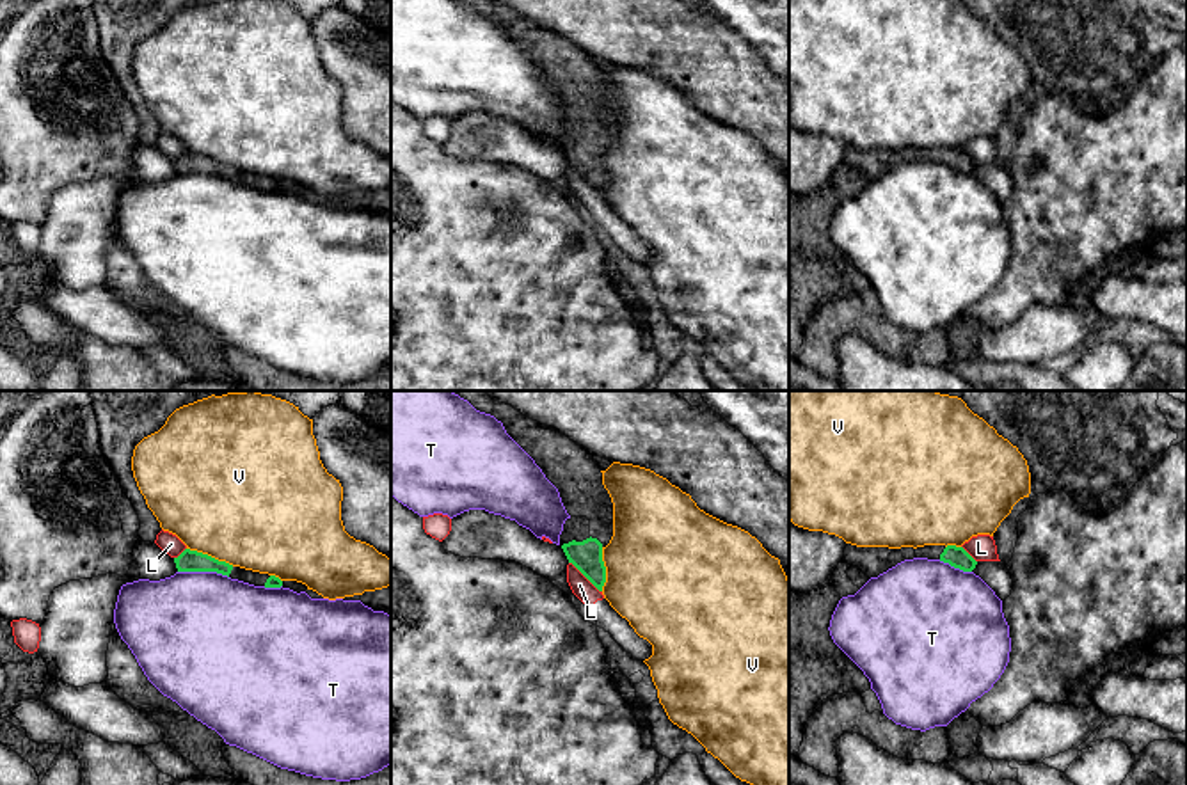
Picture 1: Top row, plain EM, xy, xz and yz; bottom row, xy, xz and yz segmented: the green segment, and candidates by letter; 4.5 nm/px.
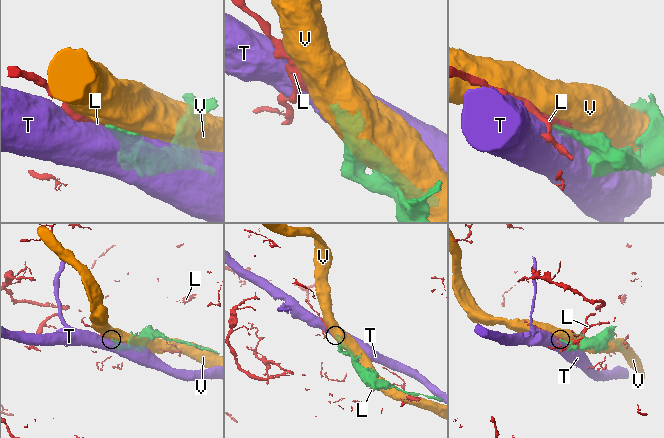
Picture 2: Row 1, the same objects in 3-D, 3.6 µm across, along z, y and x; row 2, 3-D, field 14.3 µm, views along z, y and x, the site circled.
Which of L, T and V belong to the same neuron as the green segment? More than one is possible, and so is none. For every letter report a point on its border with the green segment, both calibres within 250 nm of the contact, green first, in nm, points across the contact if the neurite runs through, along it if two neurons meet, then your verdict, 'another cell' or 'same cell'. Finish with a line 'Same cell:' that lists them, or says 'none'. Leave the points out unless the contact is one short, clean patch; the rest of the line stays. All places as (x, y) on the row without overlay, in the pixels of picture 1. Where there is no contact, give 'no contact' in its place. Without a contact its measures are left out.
L: contact xz (585, 178); calibres 140 and 90 nm; another cell
T: contact xy (203, 173); calibres 100 and 500 nm; another cell
V: contact xy (210, 158); calibres 100 and 500 nm; another cell
Same cell: none

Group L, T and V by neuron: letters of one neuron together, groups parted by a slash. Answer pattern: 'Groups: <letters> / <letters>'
Groups: L / T / V

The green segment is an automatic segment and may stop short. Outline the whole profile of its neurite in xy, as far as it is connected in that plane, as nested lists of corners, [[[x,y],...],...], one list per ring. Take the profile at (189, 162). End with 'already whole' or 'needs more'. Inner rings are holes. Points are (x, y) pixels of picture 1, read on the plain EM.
[[[185,151],[178,160],[174,160],[174,165],[176,165],[178,174],[217,174],[217,176],[222,176],[231,181],[238,181],[254,188],[265,188],[265,190],[283,188],[283,183],[275,178],[233,169],[226,163],[219,163],[208,156],[190,153],[190,151]]]; needs more

